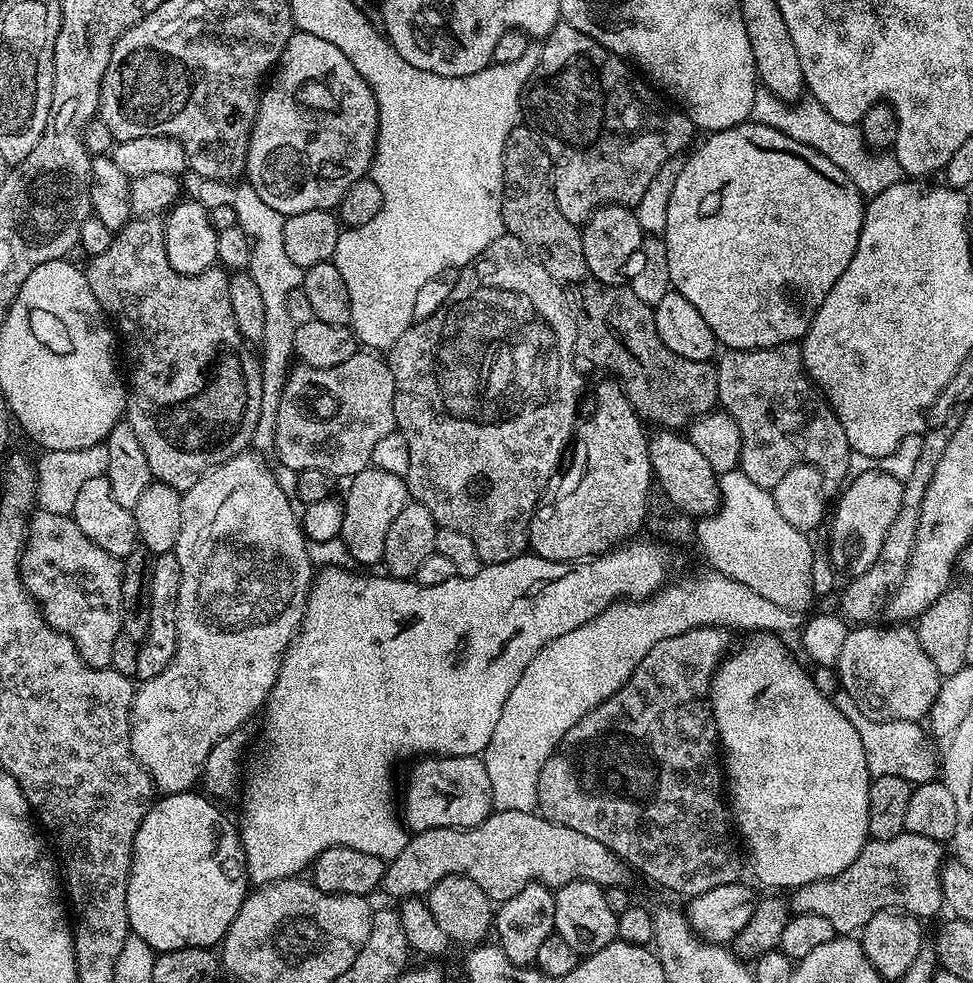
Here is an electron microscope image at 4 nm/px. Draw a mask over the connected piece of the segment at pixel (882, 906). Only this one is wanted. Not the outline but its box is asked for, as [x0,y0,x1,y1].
[790,831,946,934]

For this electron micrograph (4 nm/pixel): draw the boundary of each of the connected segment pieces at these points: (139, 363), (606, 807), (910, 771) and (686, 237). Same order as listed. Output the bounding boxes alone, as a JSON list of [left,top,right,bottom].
[[87,218,262,493],[536,626,742,898],[832,689,940,786],[662,122,866,349]]

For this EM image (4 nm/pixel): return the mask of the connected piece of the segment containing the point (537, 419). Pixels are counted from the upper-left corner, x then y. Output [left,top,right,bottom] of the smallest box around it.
[386,234,584,564]

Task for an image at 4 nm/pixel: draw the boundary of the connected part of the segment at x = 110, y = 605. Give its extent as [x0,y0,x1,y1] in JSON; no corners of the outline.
[20,510,125,668]

